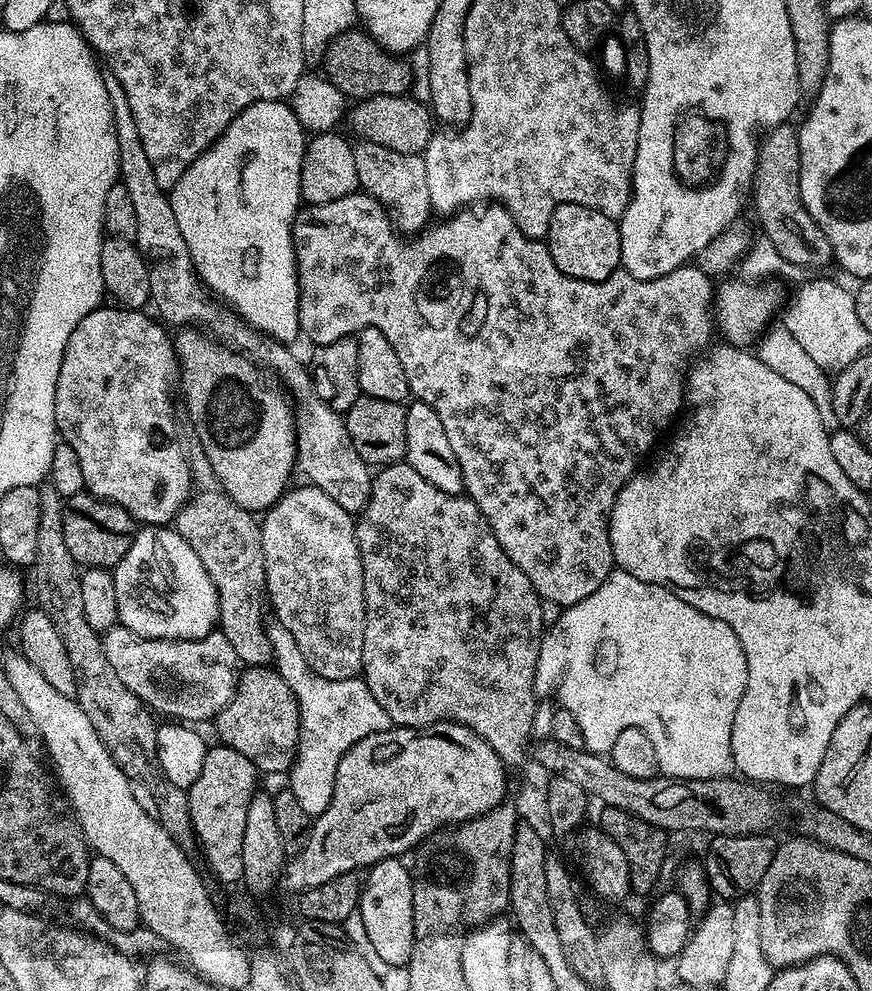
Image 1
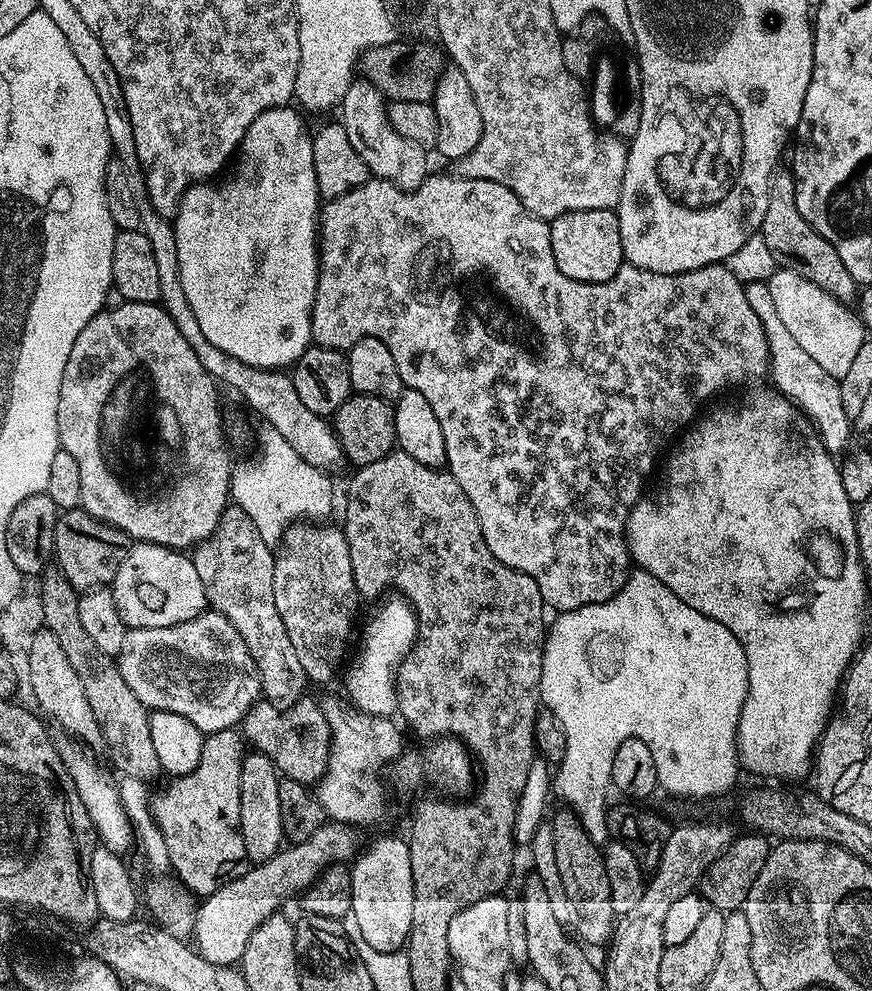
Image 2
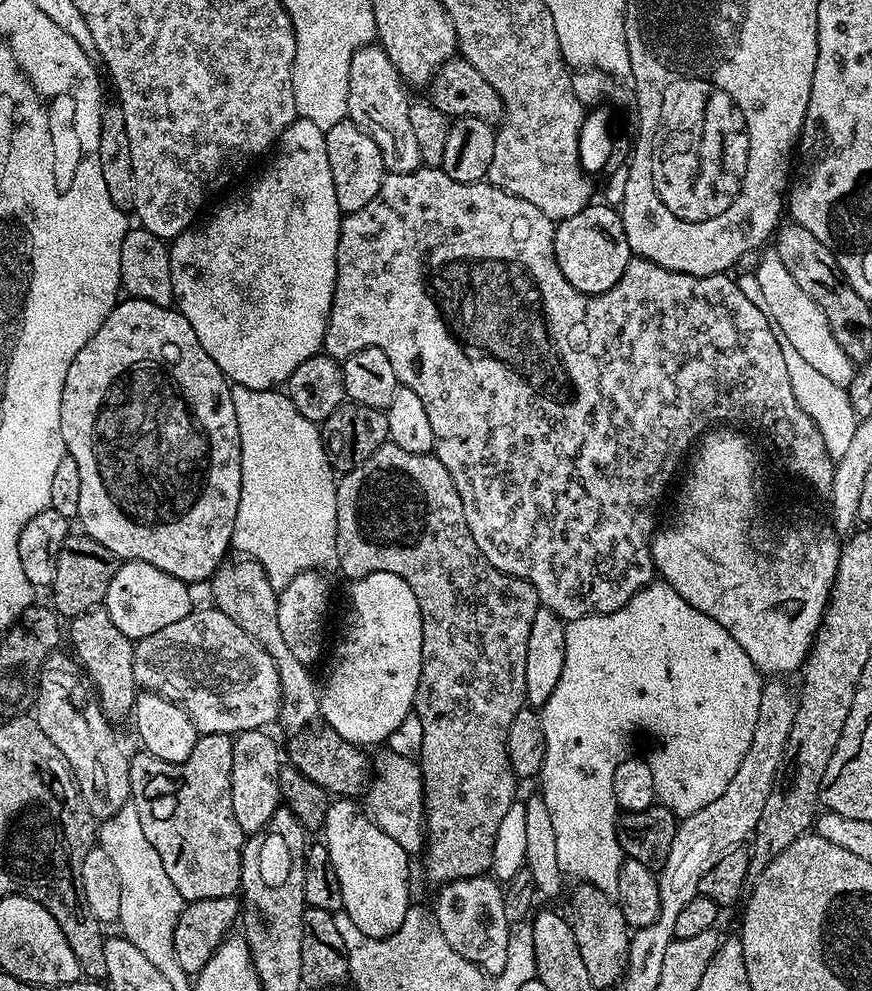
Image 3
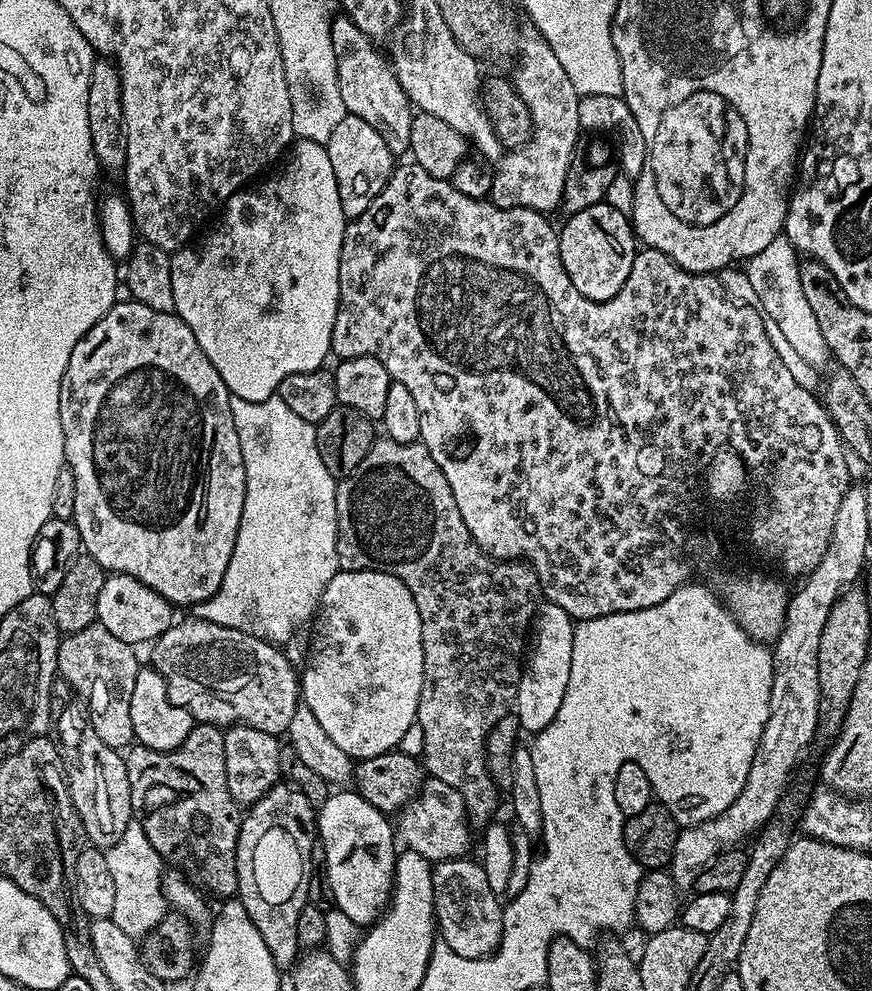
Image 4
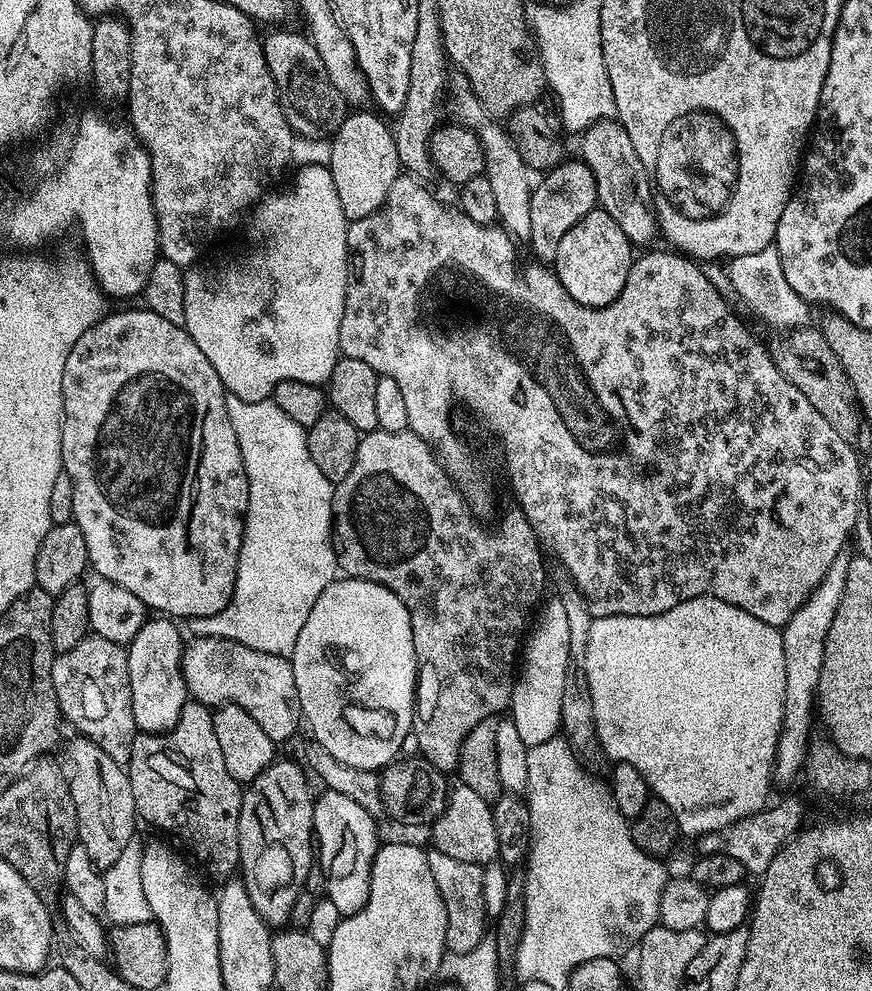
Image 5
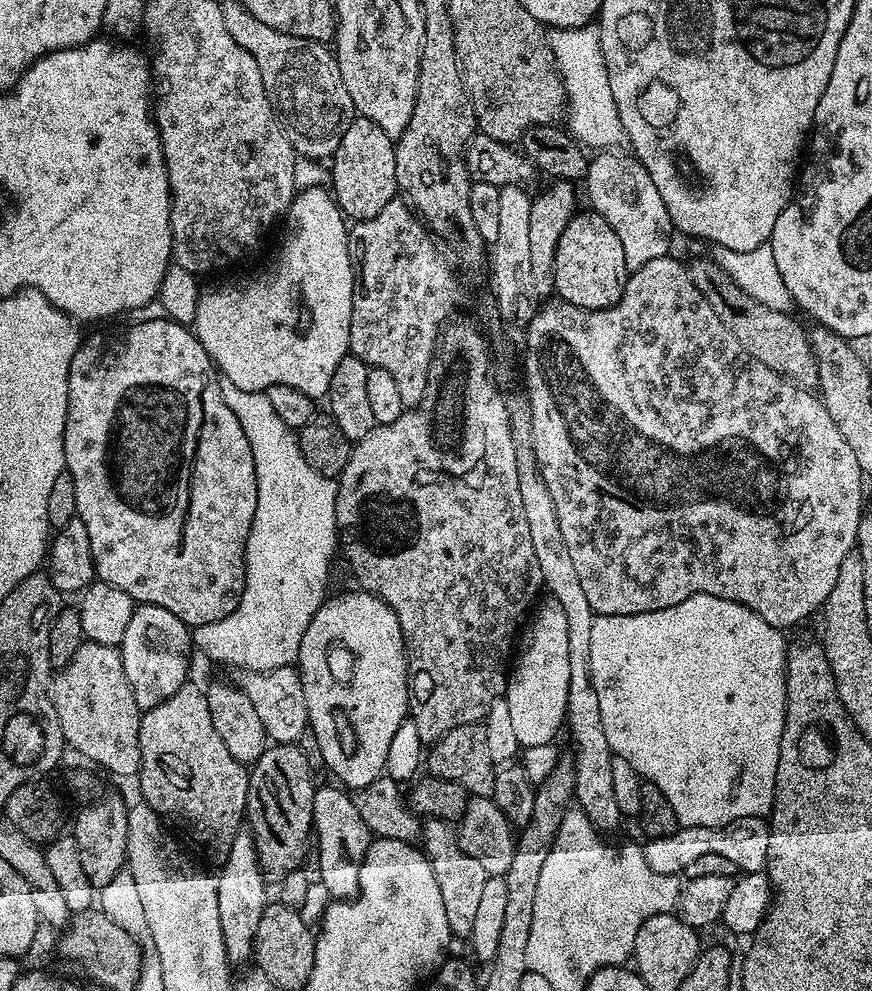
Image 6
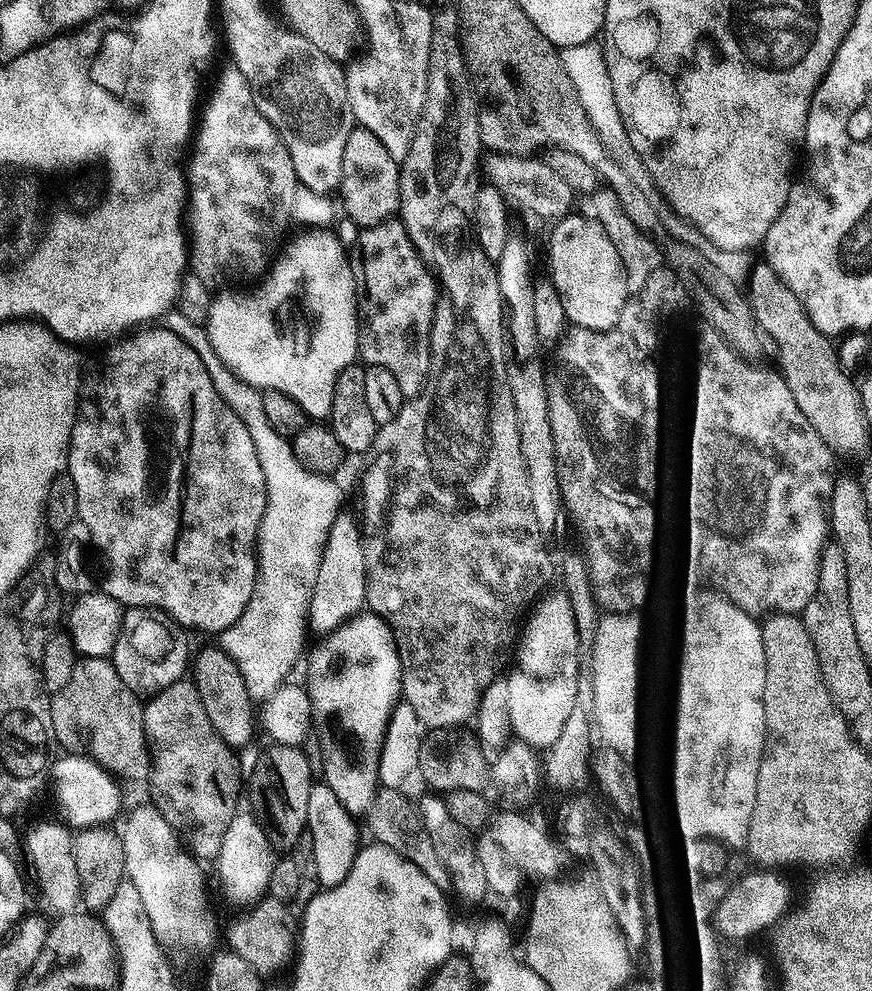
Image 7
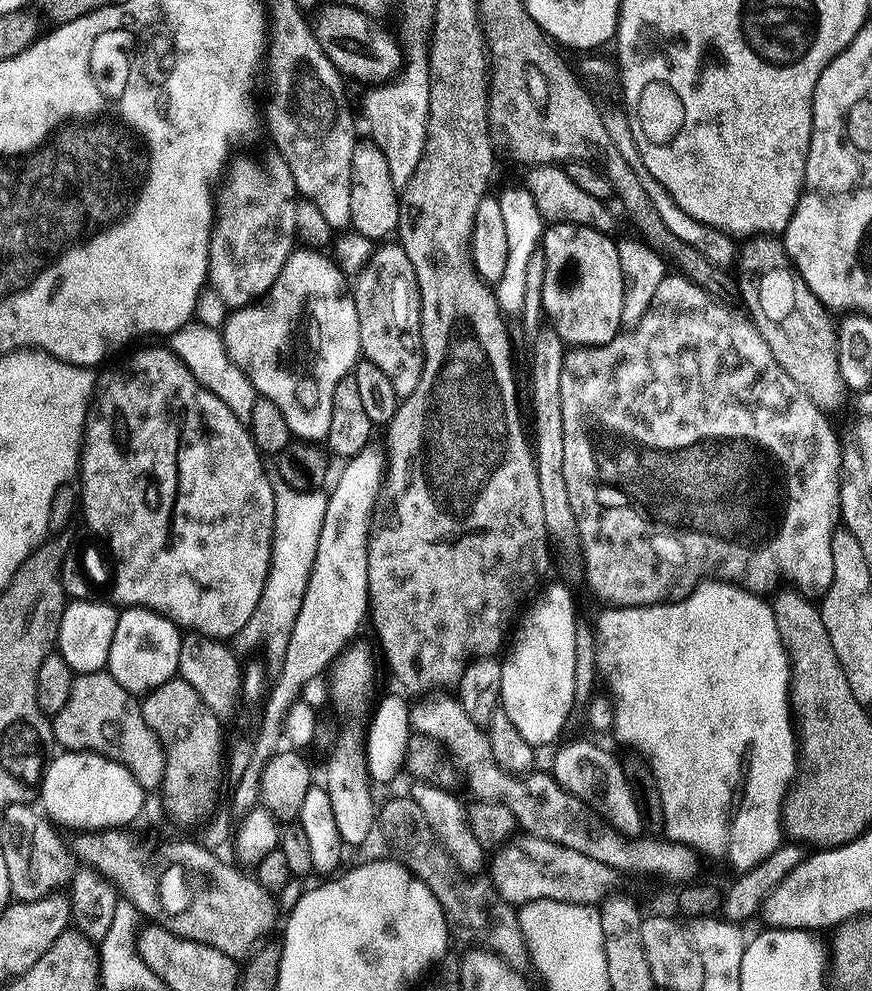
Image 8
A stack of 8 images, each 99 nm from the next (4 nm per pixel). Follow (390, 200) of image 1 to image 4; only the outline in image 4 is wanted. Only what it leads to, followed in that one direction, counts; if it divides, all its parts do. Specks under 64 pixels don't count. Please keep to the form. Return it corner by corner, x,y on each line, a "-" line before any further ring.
343,14
337,15
332,21
332,40
337,56
337,84
347,115
370,122
370,126
382,134
386,146
390,146
393,157
405,155
410,146
410,122
414,109
389,61
376,50
374,41
362,34
362,30
358,30
358,26
354,26
354,22

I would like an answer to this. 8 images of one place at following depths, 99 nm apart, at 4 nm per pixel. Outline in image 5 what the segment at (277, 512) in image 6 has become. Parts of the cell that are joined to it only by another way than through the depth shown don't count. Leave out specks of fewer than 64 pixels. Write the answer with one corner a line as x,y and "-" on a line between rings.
228,394
226,395
226,410
230,414
230,426
234,426
234,434
238,434
238,446
242,450
242,462
248,475
248,512
244,515
244,537
242,538
240,557
236,567
236,581
232,591
232,601
228,603
226,610
206,618
189,620
186,628
192,631
191,635
193,637
207,636
214,640
229,640
230,642
238,642
242,646
248,646
250,650
258,650
262,654
291,657
294,642
298,638
298,633
302,630
302,625
306,623
307,616
310,614
310,606
314,606
318,594
322,594
322,590
326,590
326,586
330,586
330,582
337,579
338,576
336,550
333,541
330,539
333,535
332,493
334,484
327,480
326,475
322,474
321,470
318,470
318,467
311,460
310,450
307,449
308,433
306,429
298,426
298,422
294,422
286,414
282,414
282,409
272,399
246,402
242,398

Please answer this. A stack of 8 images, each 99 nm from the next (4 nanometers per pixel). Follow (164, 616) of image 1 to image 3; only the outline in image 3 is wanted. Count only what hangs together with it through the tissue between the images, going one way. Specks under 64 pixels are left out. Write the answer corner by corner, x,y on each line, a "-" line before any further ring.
126,560
117,567
102,606
110,614
114,626
118,626
128,640
135,642
193,612
194,603
188,592
191,592
189,585
163,568
141,560

